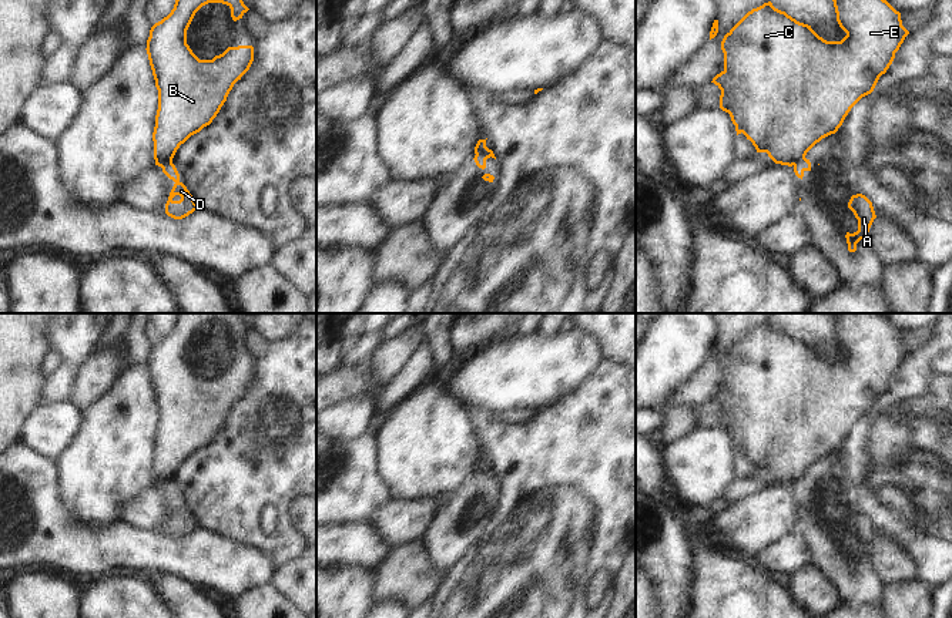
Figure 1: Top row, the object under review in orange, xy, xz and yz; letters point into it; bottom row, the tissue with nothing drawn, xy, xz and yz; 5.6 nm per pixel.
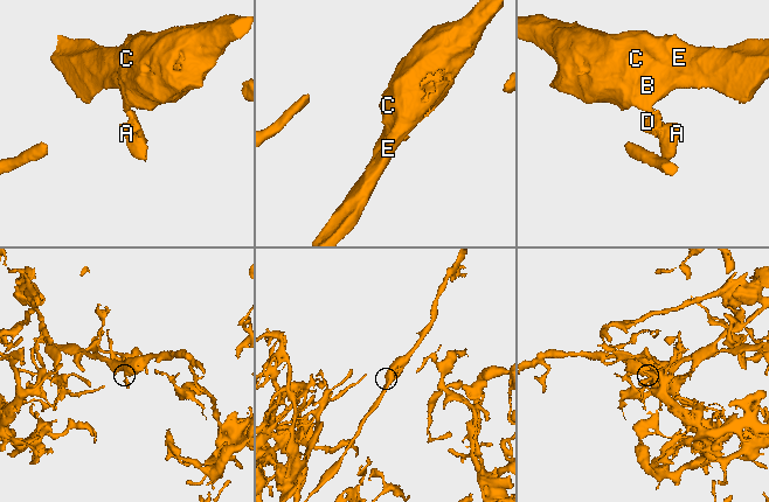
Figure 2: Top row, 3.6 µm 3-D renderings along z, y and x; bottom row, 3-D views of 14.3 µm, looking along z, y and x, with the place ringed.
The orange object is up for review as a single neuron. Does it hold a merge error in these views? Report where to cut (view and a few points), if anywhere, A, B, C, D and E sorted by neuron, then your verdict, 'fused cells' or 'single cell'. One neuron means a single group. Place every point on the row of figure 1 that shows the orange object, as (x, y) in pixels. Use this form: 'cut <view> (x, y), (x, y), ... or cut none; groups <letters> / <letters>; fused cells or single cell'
cut xz (489, 150), (476, 155); groups A D / B C E; fused cells

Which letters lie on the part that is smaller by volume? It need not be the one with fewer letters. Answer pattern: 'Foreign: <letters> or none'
Foreign: A, D

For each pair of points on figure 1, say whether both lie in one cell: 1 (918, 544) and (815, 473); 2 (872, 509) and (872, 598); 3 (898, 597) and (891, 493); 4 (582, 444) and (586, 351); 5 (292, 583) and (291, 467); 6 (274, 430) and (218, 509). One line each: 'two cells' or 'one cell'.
1: two cells
2: two cells
3: two cells
4: two cells
5: two cells
6: one cell

